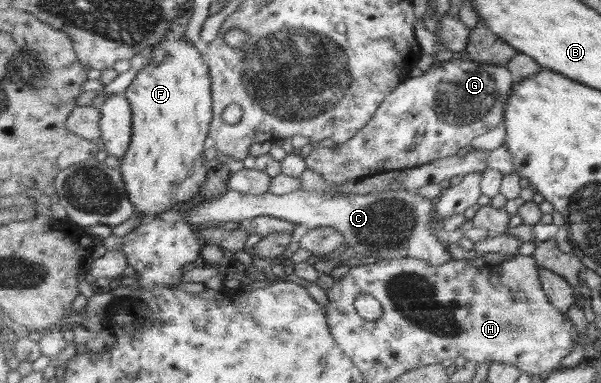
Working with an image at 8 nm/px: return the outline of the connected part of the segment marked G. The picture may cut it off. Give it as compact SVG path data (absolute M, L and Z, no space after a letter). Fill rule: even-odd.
M449 59L440 65L432 65L425 73L417 77L409 77L402 81L396 89L385 98L378 107L370 124L360 133L344 144L335 144L332 147L314 145L313 150L305 158L308 168L320 174L328 184L336 185L363 177L375 176L388 171L404 171L407 168L420 167L447 156L454 156L470 142L496 128L500 122L506 120L506 103L512 93L514 83L518 77L511 74L504 66L494 64L478 64L472 60Z

